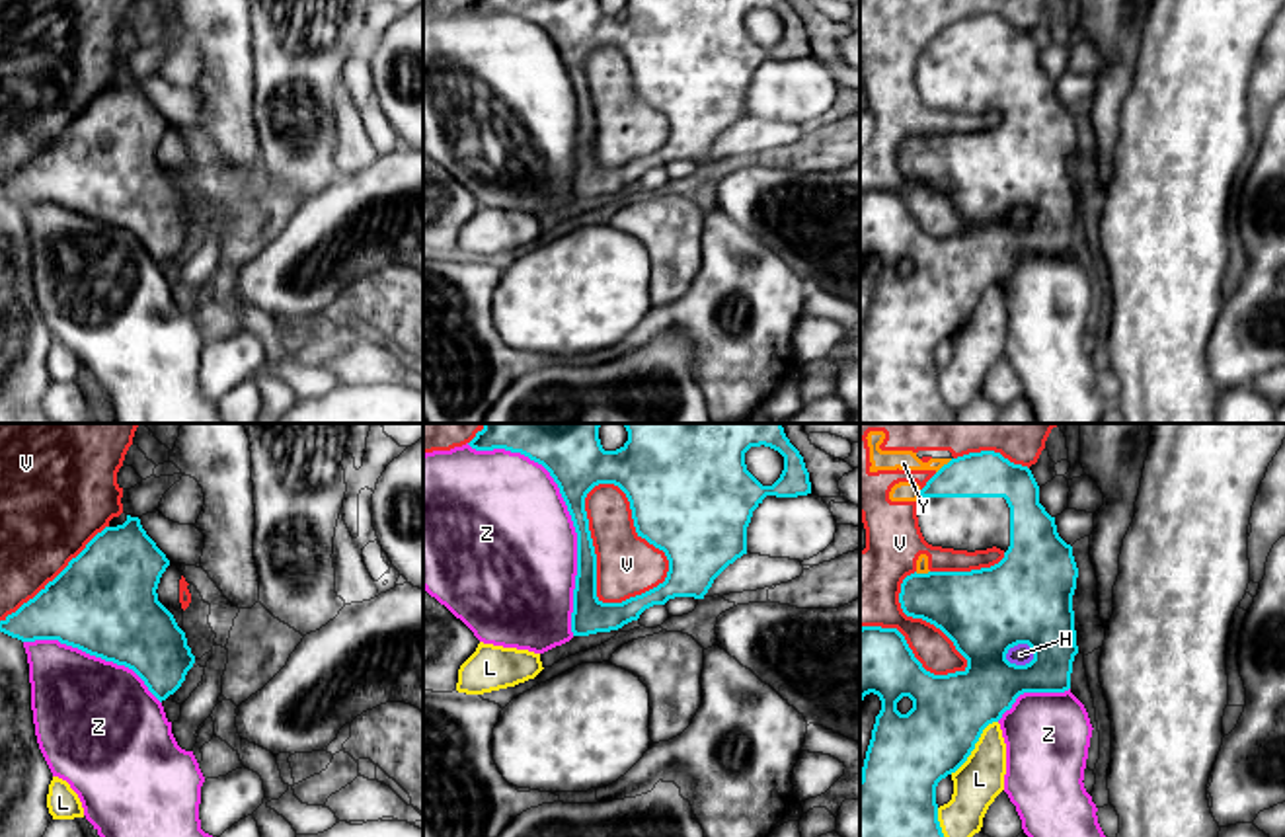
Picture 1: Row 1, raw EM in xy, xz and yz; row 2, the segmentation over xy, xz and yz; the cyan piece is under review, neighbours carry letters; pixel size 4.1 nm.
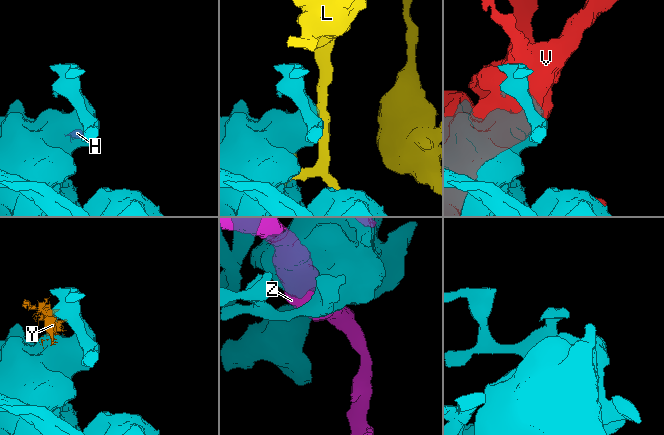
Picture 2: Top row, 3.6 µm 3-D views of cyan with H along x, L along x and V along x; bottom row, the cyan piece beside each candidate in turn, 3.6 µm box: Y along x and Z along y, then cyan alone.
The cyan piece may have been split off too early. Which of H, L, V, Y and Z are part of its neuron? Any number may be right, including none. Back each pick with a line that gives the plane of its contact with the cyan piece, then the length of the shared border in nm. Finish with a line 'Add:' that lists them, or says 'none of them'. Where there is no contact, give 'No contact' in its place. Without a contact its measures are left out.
Add: none of them

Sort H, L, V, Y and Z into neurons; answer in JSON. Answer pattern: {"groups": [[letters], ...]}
{"groups": [["H", "V", "Y"], ["L"], ["Z"]]}

